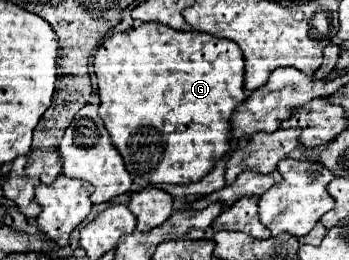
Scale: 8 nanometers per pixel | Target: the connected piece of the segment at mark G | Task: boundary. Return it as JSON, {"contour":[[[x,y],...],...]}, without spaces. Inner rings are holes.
{"contour":[[[147,22],[141,24],[129,32],[121,32],[121,34],[113,34],[111,38],[107,38],[99,50],[93,56],[93,66],[95,66],[95,76],[97,76],[97,86],[99,86],[99,96],[101,96],[101,104],[99,104],[99,116],[111,136],[111,142],[115,144],[115,148],[119,150],[119,154],[125,160],[127,170],[133,176],[141,176],[143,180],[147,180],[149,184],[191,184],[191,182],[199,182],[205,174],[209,174],[213,170],[213,166],[221,160],[221,156],[225,156],[231,148],[231,140],[233,140],[233,132],[231,132],[231,116],[237,110],[239,104],[243,104],[247,100],[247,90],[243,86],[243,54],[241,48],[225,38],[217,38],[211,34],[203,34],[203,32],[179,32],[179,30],[171,30],[165,24],[157,24],[157,22]]]}

